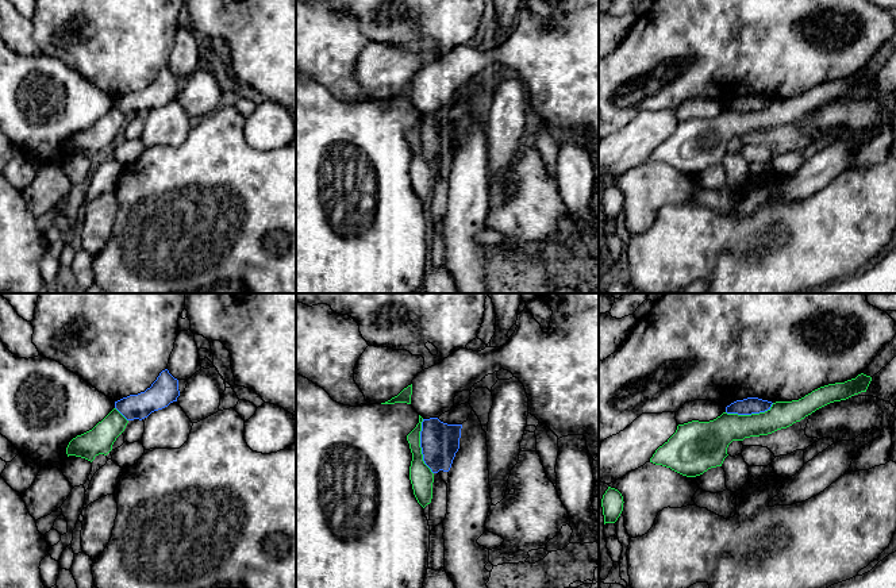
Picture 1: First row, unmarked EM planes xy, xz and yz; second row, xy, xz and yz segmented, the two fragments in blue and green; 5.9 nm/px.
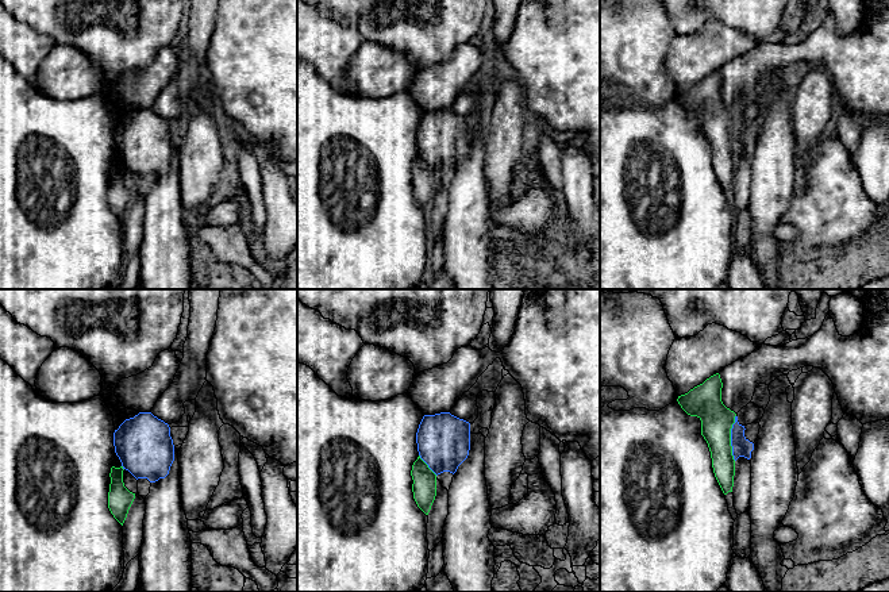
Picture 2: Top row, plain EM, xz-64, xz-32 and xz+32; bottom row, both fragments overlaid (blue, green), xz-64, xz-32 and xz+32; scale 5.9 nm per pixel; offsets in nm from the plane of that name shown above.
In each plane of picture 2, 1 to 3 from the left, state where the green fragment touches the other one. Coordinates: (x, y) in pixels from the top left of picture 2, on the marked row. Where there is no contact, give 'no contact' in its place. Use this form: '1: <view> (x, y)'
1: xz-64 (123, 468)
2: xz-32 (427, 464)
3: xz+32 (731, 438)

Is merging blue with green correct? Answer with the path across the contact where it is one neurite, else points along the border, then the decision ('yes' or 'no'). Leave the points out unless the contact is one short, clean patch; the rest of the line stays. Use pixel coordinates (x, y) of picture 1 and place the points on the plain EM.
border along xz (422, 116), (420, 150), (423, 160), (433, 170); no

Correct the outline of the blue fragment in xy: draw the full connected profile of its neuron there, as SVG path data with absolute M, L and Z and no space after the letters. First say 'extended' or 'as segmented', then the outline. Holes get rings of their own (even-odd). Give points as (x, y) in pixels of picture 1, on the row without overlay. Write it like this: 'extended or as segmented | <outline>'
as segmented | M168 66L162 68L157 77L145 89L130 92L115 99L115 105L127 116L145 116L151 109L177 99L180 93L178 77Z

